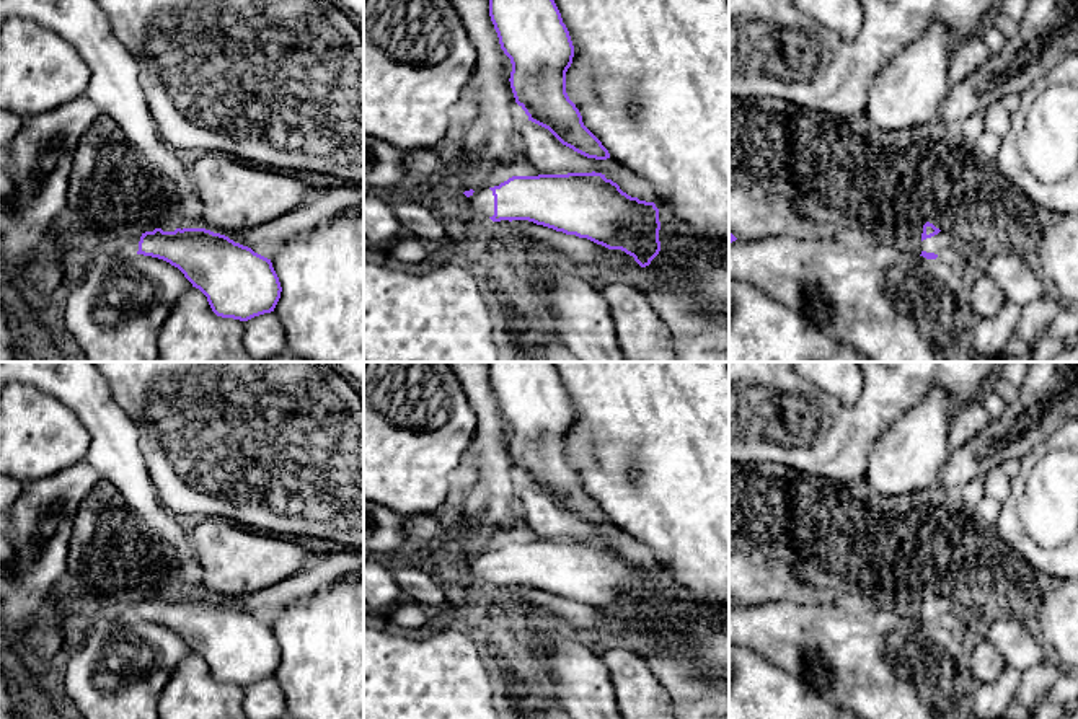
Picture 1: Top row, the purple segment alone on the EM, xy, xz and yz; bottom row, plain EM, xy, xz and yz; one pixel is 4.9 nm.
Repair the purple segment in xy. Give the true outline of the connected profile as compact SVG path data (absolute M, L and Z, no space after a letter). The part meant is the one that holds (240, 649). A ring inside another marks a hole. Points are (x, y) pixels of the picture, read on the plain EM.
M176 593L145 597L139 607L137 620L152 621L178 633L184 642L199 654L217 682L248 686L274 677L281 664L281 647L271 624L251 613L235 608L225 600L205 593Z

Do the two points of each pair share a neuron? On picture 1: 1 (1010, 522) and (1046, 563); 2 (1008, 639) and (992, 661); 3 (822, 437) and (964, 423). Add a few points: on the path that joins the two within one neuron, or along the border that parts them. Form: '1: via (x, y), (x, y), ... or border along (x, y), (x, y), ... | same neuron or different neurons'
1: via (1013, 533), (1034, 555) | same neuron
2: border along (984, 638), (1000, 654), (1007, 667) | different neurons
3: border along (976, 396), (953, 408) | different neurons

